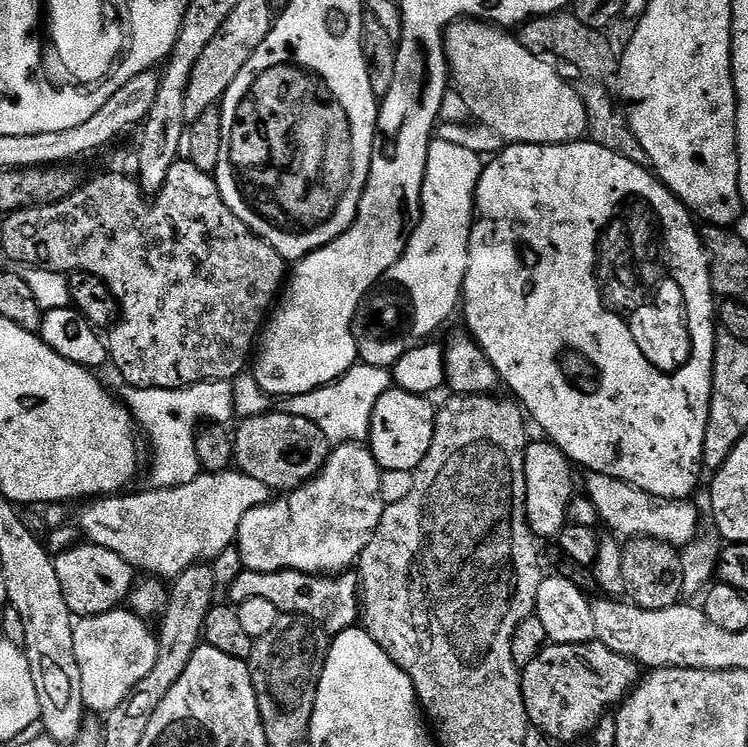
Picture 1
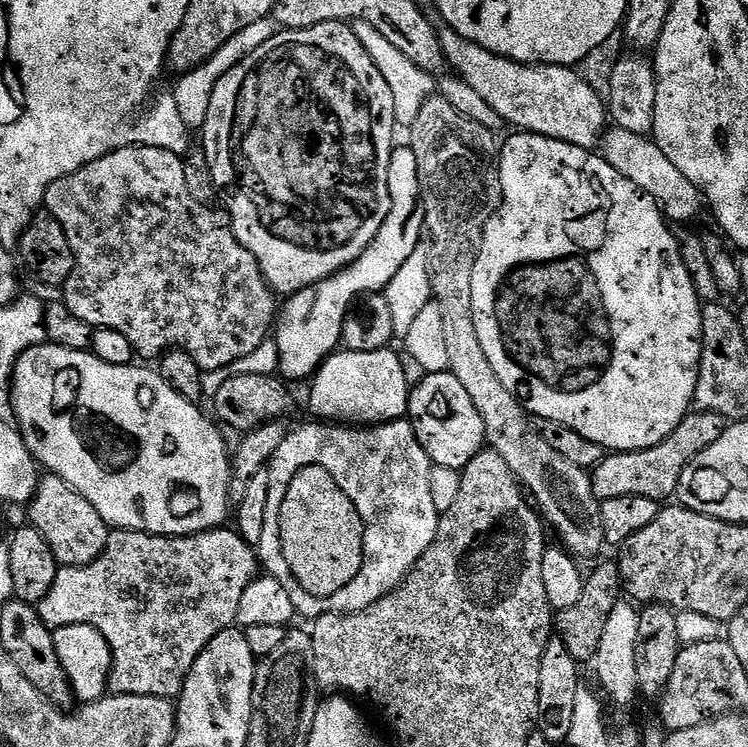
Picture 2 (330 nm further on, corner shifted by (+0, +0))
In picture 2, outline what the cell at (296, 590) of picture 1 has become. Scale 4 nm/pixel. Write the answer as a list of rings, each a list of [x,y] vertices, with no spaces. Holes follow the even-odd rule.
[[[228,526],[193,536],[149,536],[146,532],[116,530],[109,535],[104,553],[92,564],[84,568],[61,567],[57,571],[54,586],[40,600],[38,611],[47,628],[85,624],[94,626],[110,642],[110,688],[115,695],[176,698],[198,654],[218,633],[236,624],[242,594],[246,594],[246,586],[257,575],[258,556],[253,545],[246,543],[239,531],[231,532]]]

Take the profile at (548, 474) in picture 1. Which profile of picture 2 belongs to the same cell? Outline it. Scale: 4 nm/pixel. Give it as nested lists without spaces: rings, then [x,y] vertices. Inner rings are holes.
[[[696,410],[685,416],[684,421],[657,448],[649,448],[646,452],[613,452],[605,455],[590,472],[596,499],[601,502],[620,498],[671,501],[676,495],[682,470],[686,470],[686,466],[694,462],[694,458],[698,458],[711,444],[718,442],[725,427],[726,422],[723,417],[714,412]]]

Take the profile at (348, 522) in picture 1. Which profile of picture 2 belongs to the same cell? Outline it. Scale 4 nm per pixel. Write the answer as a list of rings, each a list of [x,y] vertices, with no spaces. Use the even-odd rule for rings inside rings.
[[[407,418],[392,420],[375,426],[329,426],[324,422],[312,422],[285,439],[270,463],[268,501],[266,502],[266,526],[262,526],[262,538],[258,545],[258,560],[263,571],[273,576],[290,594],[297,613],[303,616],[323,617],[332,607],[340,614],[361,612],[379,600],[382,590],[394,591],[401,579],[426,554],[440,529],[440,512],[434,506],[431,478],[434,473],[432,459],[422,450]],[[308,470],[322,470],[338,488],[360,520],[362,554],[360,566],[350,580],[344,582],[346,592],[337,594],[334,601],[322,596],[300,594],[290,582],[284,562],[280,560],[276,538],[276,510],[284,496],[290,496],[294,482]]]

